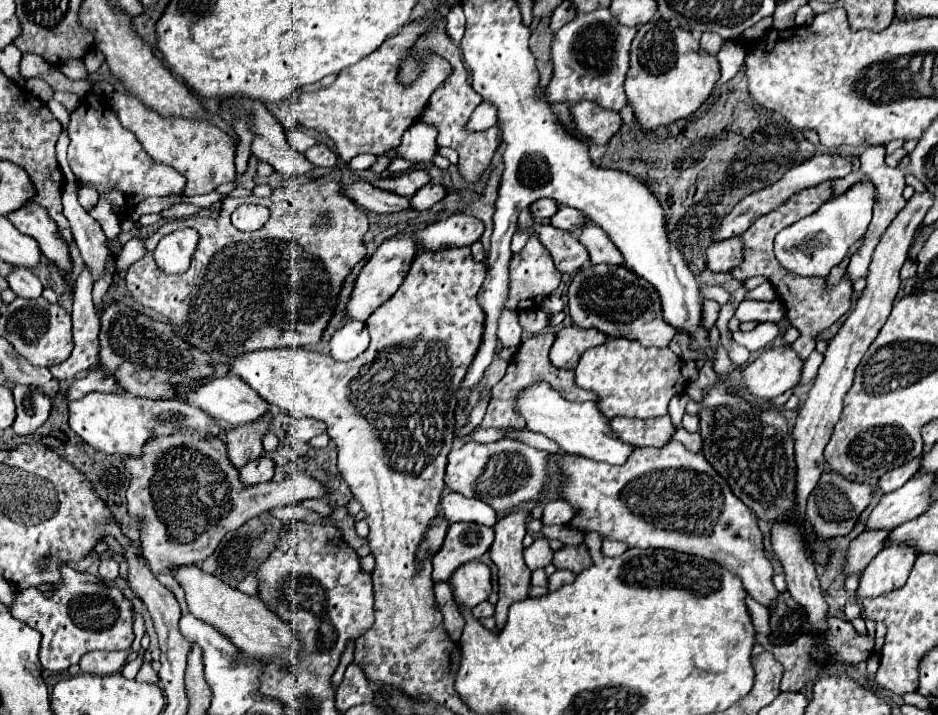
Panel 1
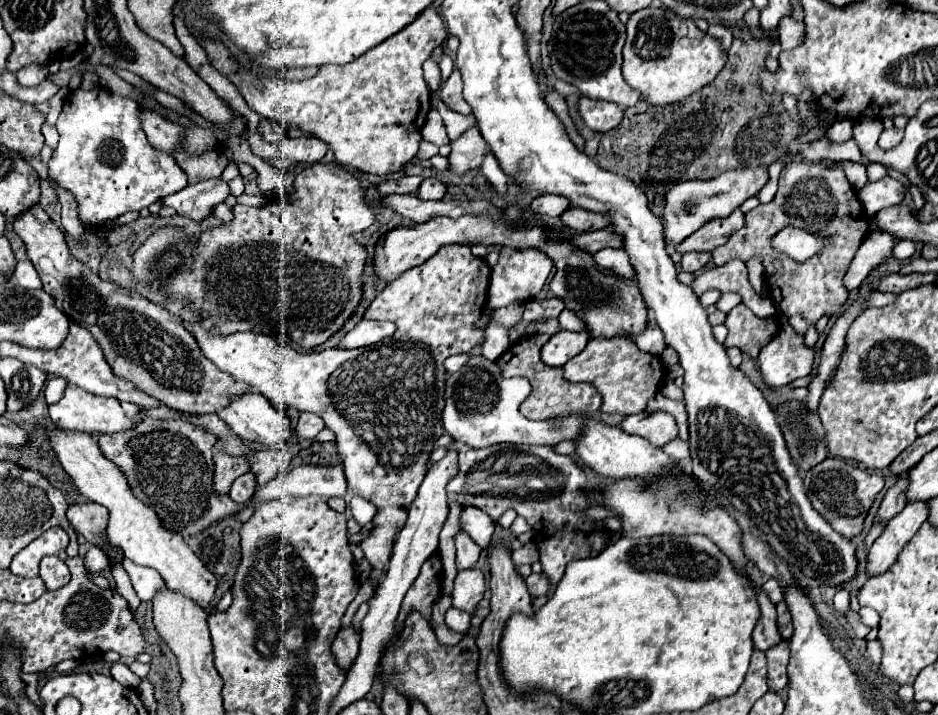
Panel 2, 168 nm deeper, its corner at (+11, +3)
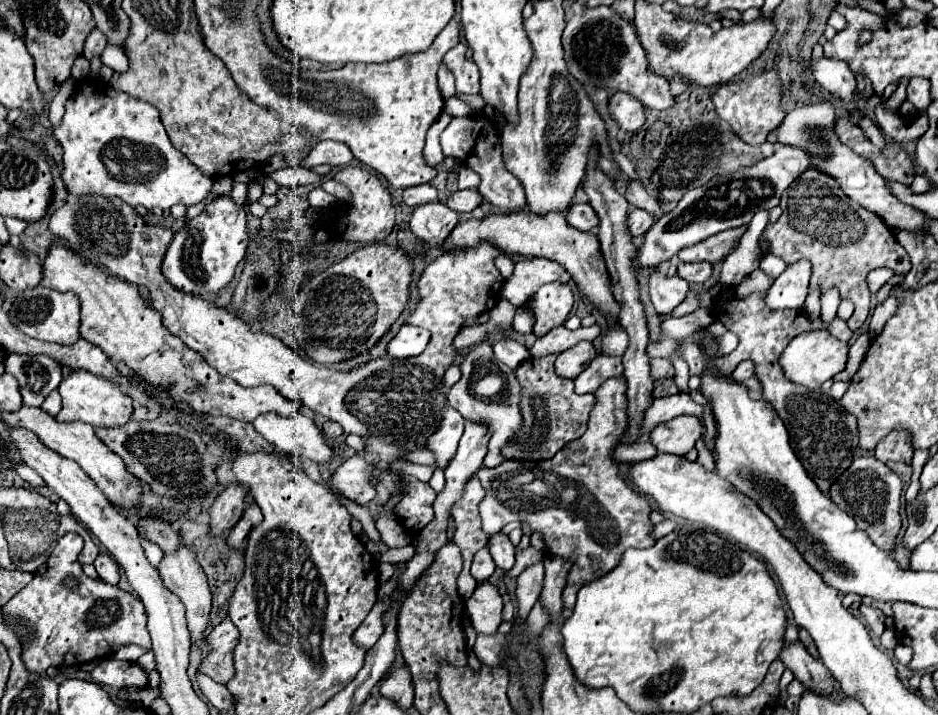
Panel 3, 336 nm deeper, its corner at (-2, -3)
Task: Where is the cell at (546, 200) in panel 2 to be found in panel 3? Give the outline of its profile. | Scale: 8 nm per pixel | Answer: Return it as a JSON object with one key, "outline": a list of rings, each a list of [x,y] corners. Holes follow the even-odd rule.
{"outline":[[[573,204],[565,218],[573,228],[581,232],[591,232],[593,228],[599,226],[599,216],[589,204]]]}

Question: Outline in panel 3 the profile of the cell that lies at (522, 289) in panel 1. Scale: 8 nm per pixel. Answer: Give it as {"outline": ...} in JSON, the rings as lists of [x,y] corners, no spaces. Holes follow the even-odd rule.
{"outline":[[[527,258],[515,264],[513,276],[505,282],[501,296],[509,300],[513,306],[525,306],[533,292],[541,288],[541,284],[549,282],[569,282],[571,276],[557,262],[547,258]]]}

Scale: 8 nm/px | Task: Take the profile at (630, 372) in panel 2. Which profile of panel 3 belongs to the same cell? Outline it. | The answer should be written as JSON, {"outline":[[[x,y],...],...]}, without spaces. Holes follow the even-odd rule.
{"outline":[[[597,356],[589,366],[575,378],[575,392],[577,394],[587,394],[595,392],[605,380],[613,376],[623,374],[623,364],[621,358],[611,358],[611,356]]]}

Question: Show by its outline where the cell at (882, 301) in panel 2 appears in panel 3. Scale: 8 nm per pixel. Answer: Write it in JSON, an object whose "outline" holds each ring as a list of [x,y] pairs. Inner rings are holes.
{"outline":[[[869,333],[860,335],[853,345],[849,348],[849,356],[846,364],[846,368],[843,372],[836,374],[833,377],[834,381],[849,382],[854,374],[858,371],[862,360],[864,359],[866,352],[871,344],[871,337]]]}

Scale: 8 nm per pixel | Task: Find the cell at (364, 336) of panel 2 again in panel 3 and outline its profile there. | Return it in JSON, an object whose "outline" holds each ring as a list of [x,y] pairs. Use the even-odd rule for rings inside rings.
{"outline":[[[405,324],[401,332],[389,342],[389,354],[393,358],[419,356],[425,350],[425,344],[429,344],[429,338],[431,338],[429,330]]]}

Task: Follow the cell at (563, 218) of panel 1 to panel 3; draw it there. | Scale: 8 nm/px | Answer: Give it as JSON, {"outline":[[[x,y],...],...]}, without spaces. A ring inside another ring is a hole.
{"outline":[[[635,208],[635,210],[629,214],[627,224],[629,224],[631,236],[643,236],[643,234],[655,224],[655,218],[653,218],[649,212],[645,212],[645,210],[641,210],[641,208]]]}

